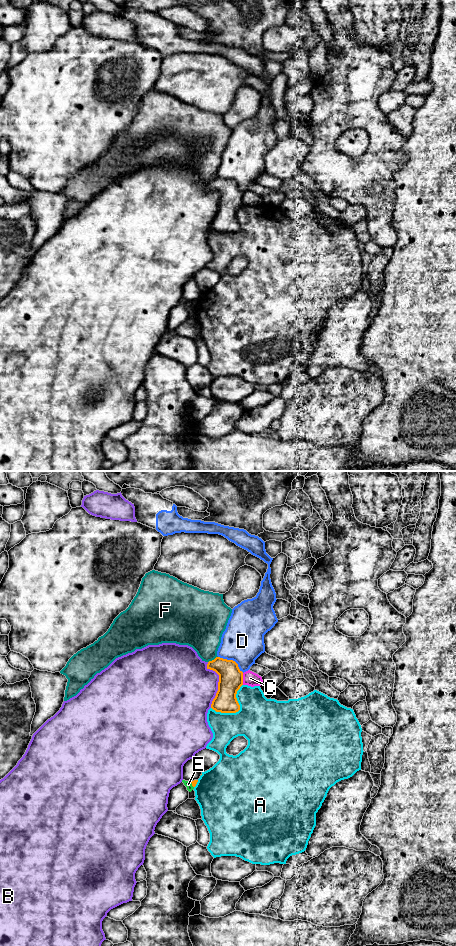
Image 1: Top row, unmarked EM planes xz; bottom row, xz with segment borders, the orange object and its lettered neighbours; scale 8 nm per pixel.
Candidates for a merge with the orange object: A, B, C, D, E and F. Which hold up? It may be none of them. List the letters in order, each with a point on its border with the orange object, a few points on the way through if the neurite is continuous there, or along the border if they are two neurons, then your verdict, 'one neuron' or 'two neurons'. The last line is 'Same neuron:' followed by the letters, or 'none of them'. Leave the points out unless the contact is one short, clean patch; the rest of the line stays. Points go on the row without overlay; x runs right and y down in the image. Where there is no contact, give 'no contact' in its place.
A: xz (237, 231) | two neurons
B: xz (218, 203) | two neurons
C: xz (242, 199) | along xz (242, 193), (243, 204) | two neurons
D: xz (232, 180) | two neurons
E: xz (192, 305) | along xz (190, 302), (193, 307) | two neurons
F: xz (212, 180) | two neurons
Same neuron: none of them

